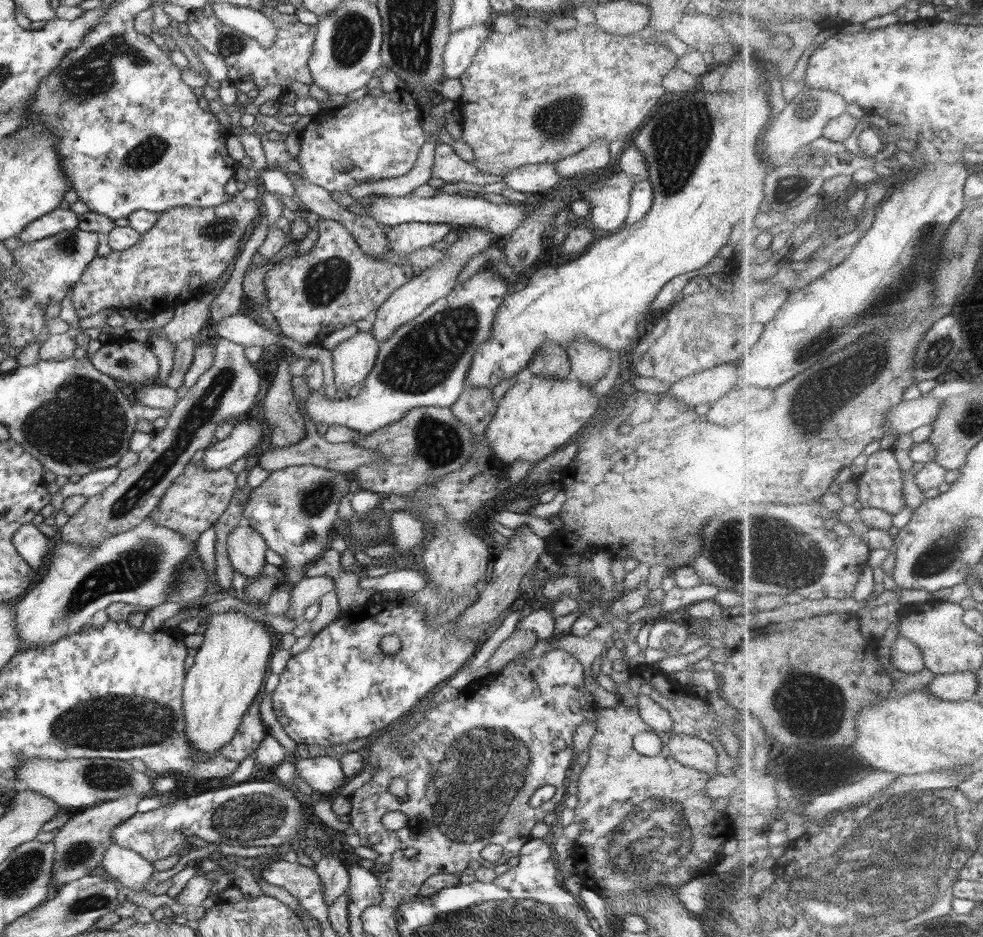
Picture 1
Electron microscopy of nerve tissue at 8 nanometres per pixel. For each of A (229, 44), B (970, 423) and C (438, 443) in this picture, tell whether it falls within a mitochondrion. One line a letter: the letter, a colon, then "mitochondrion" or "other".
A: mitochondrion
B: mitochondrion
C: mitochondrion

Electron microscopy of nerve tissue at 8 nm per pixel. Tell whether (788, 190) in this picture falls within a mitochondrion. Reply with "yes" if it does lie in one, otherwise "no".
yes

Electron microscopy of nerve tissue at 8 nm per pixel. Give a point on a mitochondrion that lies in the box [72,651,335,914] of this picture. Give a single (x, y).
(254, 816)

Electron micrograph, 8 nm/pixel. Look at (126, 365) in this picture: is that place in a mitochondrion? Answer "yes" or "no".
yes

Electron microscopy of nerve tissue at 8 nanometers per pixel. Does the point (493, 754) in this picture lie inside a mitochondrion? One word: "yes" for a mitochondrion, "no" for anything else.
yes

